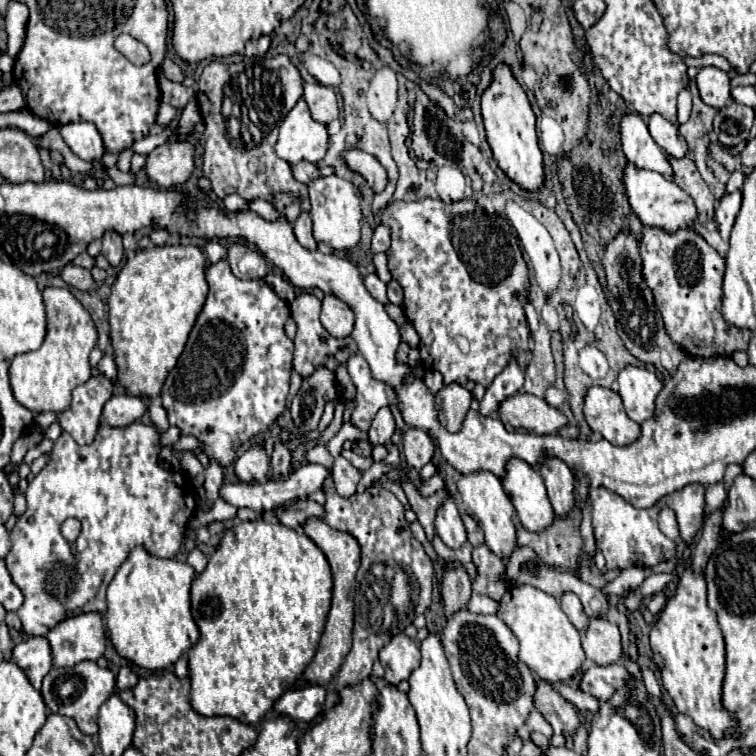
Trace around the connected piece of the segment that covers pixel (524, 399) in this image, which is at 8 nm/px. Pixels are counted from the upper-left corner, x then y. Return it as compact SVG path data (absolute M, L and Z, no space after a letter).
M532 394L510 396L500 404L498 416L508 432L522 430L532 434L554 434L568 426L568 418L560 410Z

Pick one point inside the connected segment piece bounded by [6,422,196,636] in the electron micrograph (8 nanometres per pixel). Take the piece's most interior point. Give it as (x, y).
(115, 487)

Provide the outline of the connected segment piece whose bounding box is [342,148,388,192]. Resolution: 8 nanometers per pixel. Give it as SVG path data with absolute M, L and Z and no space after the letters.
M352 148L352 150L344 150L342 152L342 160L348 164L350 170L362 174L366 178L366 182L372 186L374 192L382 192L388 178L386 178L386 172L384 172L384 166L370 154L358 150L358 148Z

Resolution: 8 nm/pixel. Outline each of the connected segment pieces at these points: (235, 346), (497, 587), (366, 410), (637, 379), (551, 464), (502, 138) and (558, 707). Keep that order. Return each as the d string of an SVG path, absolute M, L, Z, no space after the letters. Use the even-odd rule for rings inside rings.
M222 260L222 262L218 262L218 264L208 264L208 266L206 266L206 280L208 280L208 286L210 286L206 304L204 304L202 312L198 314L196 326L194 326L192 332L190 332L190 338L188 338L188 344L186 344L184 354L180 356L176 368L170 370L170 374L168 374L166 382L164 382L164 386L162 386L162 406L164 406L164 410L168 412L170 426L180 428L182 436L188 436L188 434L196 436L196 438L200 440L200 444L202 444L204 454L206 454L210 460L214 460L218 466L226 468L226 466L232 466L232 464L234 464L234 460L238 458L240 448L242 448L246 442L250 442L254 436L266 432L266 430L272 426L272 422L286 410L286 396L288 396L290 372L292 372L292 358L294 358L294 342L292 342L292 340L286 336L286 332L284 332L284 322L286 322L288 316L290 316L288 304L286 304L284 300L280 300L280 298L276 296L276 292L272 292L272 288L270 288L264 280L238 280L238 278L232 274L230 264L228 264L226 260ZM206 326L226 326L226 330L230 330L232 336L226 338L226 344L222 342L222 336L220 336L218 346L214 346L214 344L210 344L210 338L212 338L212 342L216 342L216 338L214 338L214 336L204 336Z
M484 544L474 546L472 562L478 570L478 576L472 580L472 590L498 602L508 590L504 580L504 572L506 572L504 562L498 556L492 556L492 552L488 552Z
M356 354L352 356L352 360L348 360L348 372L350 378L356 386L356 408L352 412L352 424L356 424L360 430L368 430L368 424L372 422L372 416L376 416L376 412L382 406L390 406L396 404L396 392L392 386L376 380L368 368L368 362Z
M628 366L620 372L618 386L620 386L620 396L624 400L626 414L634 422L642 424L644 420L654 416L656 396L662 390L662 380L654 372L646 368Z
M544 460L540 466L540 474L544 478L548 498L552 502L552 508L558 518L570 516L574 508L574 484L576 476L574 472L562 462L562 460Z
M498 66L494 70L494 82L482 94L482 118L486 128L488 144L502 172L518 184L522 190L538 192L544 186L544 160L538 146L538 136L534 128L534 112L530 108L528 96L516 82L508 66Z
M538 680L534 708L548 720L548 724L554 728L554 734L570 736L580 724L576 706L570 704L562 694L558 694L550 682Z

